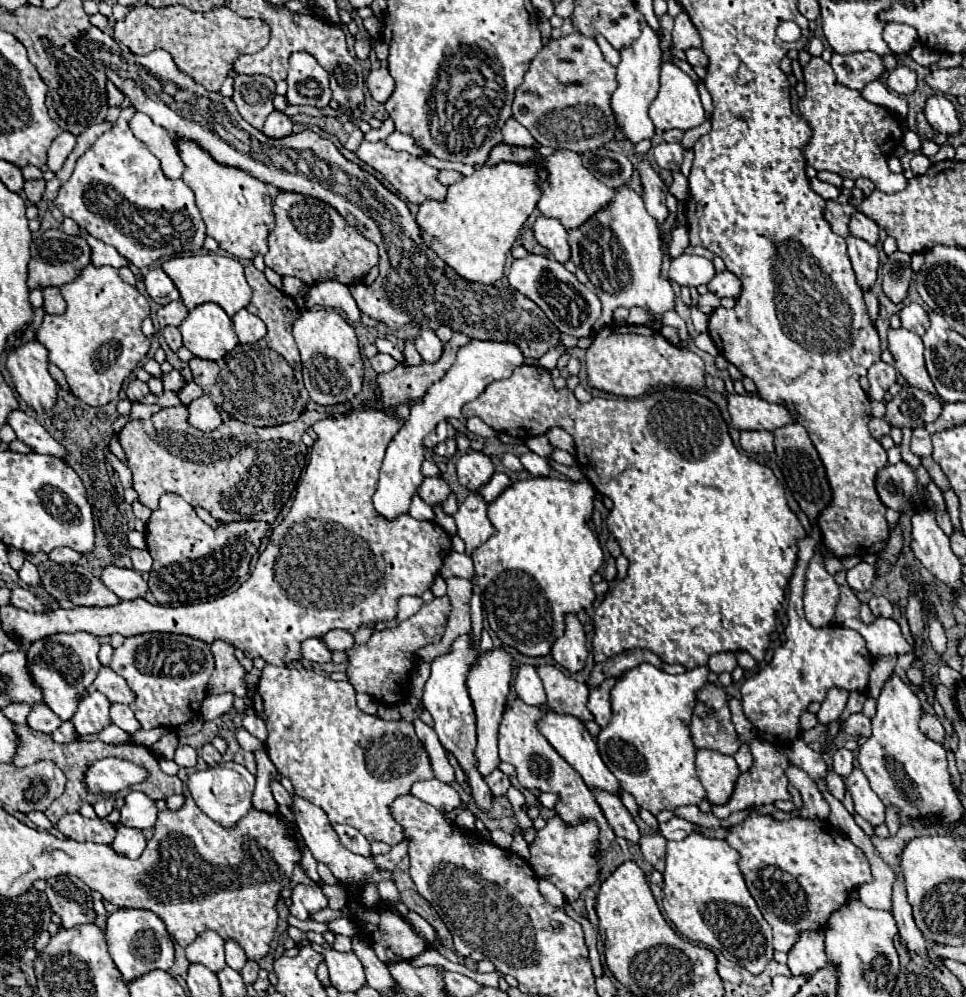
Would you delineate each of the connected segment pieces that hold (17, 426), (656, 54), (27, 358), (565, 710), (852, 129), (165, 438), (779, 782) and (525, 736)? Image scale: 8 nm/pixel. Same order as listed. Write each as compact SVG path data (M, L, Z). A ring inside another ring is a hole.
M13 410L9 414L9 426L15 430L17 440L27 444L37 454L51 454L65 458L65 448L31 416L21 410Z
M647 24L643 26L641 30L641 36L629 46L629 48L623 48L621 50L621 62L617 66L617 90L611 94L611 110L615 112L615 122L619 124L619 130L623 132L623 136L637 144L645 138L651 138L655 134L655 126L647 110L649 110L650 104L655 100L657 92L659 92L659 70L661 70L661 48L659 48L659 36L657 32L653 32Z
M37 340L25 342L9 352L7 370L17 394L37 414L49 412L57 402L57 384L47 370L47 348Z
M539 666L537 668L545 692L547 692L547 710L557 712L557 714L569 714L579 718L581 722L593 720L589 708L587 708L587 696L589 688L583 682L573 680L571 676L563 674L555 666Z
M817 56L811 58L811 62L805 66L803 74L805 74L807 94L799 102L799 112L807 120L807 124L811 128L811 140L803 148L803 158L807 160L807 164L813 166L815 170L835 172L841 178L853 178L853 180L857 180L861 176L869 178L877 186L877 190L887 192L887 194L903 190L907 186L907 178L903 174L893 174L889 170L889 166L887 166L887 158L899 146L899 136L901 136L901 130L897 130L893 126L895 118L885 108L863 100L857 90L841 86L837 82L837 78L835 78L833 68L823 58L817 58Z
M161 408L149 420L131 420L119 432L119 444L127 456L127 466L133 472L133 488L139 494L139 502L151 510L157 508L159 498L167 492L179 494L193 508L205 508L219 522L237 522L237 520L263 520L273 522L283 504L291 498L291 492L297 488L299 476L305 468L307 448L301 442L303 432L323 418L339 418L343 414L321 414L315 410L305 410L295 422L255 428L243 424L235 418L225 420L213 432L201 432L187 424L187 408Z
M759 738L751 740L749 748L751 748L751 754L755 758L753 768L749 772L745 772L745 774L739 776L737 786L735 786L735 792L733 792L733 796L731 796L731 800L727 804L723 804L723 806L711 806L711 812L717 818L721 818L721 820L727 818L729 814L733 814L737 810L745 810L749 806L773 804L777 800L791 800L791 794L787 790L787 776L785 776L785 770L783 770L783 766L789 766L789 760L785 756L785 750L781 746L775 748L773 744L769 744L765 740L759 740Z
M513 698L509 700L509 710L503 714L503 722L499 726L499 758L503 762L509 762L515 766L517 772L517 780L523 788L537 788L541 792L553 792L559 796L557 804L555 804L555 812L557 816L569 824L581 824L585 820L595 820L599 826L599 842L597 842L597 854L603 856L611 842L615 840L615 834L611 830L611 826L607 824L599 804L595 802L593 792L583 784L581 776L557 754L557 750L547 742L547 738L539 732L539 718L543 718L543 708L539 706L527 706L523 700Z

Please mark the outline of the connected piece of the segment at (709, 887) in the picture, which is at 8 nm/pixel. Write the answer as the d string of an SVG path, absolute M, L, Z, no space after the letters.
M697 832L683 838L681 842L667 842L667 868L663 872L663 908L675 928L689 938L691 942L711 946L721 950L729 960L737 966L743 966L751 974L761 974L767 962L773 958L773 936L771 926L765 922L759 906L755 904L753 896L749 894L743 874L739 870L739 852L733 850L723 840L711 840Z

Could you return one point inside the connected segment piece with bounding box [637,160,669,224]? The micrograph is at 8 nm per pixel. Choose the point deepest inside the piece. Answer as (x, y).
(654, 191)

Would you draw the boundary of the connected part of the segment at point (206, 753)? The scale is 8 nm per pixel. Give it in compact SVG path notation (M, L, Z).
M205 744L203 748L201 748L201 758L209 764L209 766L217 766L223 758L221 758L221 754L211 746L211 744Z

